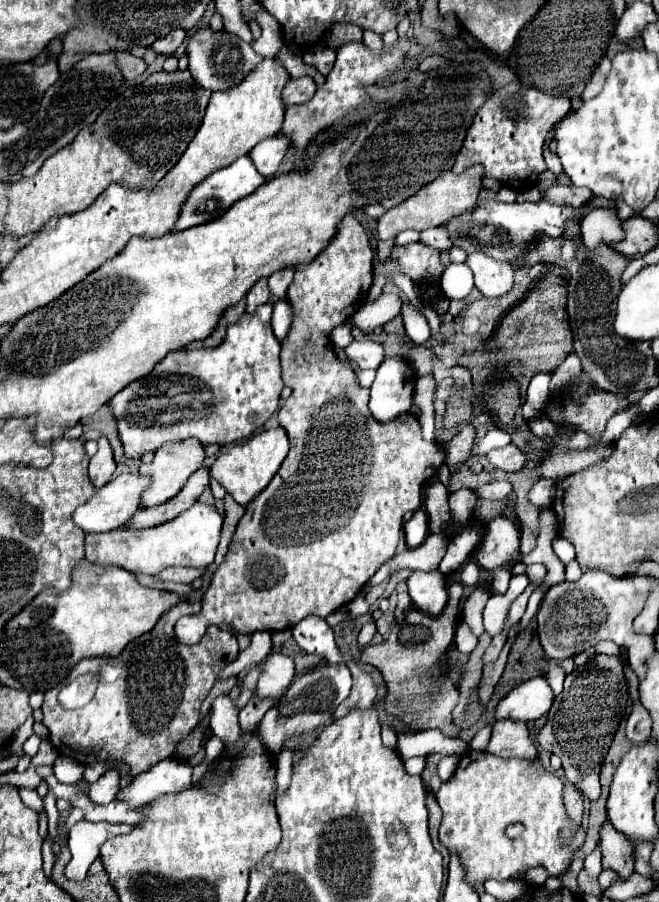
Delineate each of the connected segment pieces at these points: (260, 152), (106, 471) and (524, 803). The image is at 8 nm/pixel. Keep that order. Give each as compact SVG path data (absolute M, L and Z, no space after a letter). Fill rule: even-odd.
M284 136L266 138L250 150L250 160L262 176L274 176L274 172L278 170L288 146L290 146L290 142Z
M104 436L98 438L98 452L90 458L90 482L94 484L94 488L102 488L114 474L116 470L116 462L112 458L112 448L108 444L108 440Z
M468 750L460 758L452 778L442 782L440 790L436 792L436 800L444 812L444 818L440 824L440 844L448 848L450 854L458 854L460 864L464 868L466 882L470 886L484 884L486 880L504 882L510 878L520 878L534 866L546 868L550 876L560 876L562 872L568 870L574 852L578 852L578 848L582 848L586 840L586 830L582 826L574 826L570 844L562 842L560 832L572 826L572 820L564 808L562 792L564 792L564 782L558 776L540 768L538 758L510 760L510 758L490 756L490 752L486 750ZM514 822L522 822L524 832L518 838L508 838L506 826Z

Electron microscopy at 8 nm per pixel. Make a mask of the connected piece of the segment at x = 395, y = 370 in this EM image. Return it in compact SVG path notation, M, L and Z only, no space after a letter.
M386 358L376 380L370 386L370 414L378 422L390 422L396 416L408 412L412 404L414 372L404 358Z

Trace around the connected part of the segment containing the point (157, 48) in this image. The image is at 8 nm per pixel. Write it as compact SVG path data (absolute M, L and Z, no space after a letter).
M176 30L176 32L164 36L162 40L154 42L154 44L152 44L152 50L154 50L156 54L160 54L160 56L170 56L170 54L174 54L174 50L184 42L184 38L186 38L186 32L184 32L184 30Z

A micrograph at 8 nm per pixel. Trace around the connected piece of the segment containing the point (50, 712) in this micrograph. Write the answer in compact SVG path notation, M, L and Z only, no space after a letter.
M180 602L164 612L152 632L132 640L134 664L130 646L116 658L96 656L80 660L72 668L68 680L76 680L82 674L96 674L96 694L86 706L78 710L64 710L64 706L58 702L60 686L46 692L42 722L50 730L50 744L60 754L70 756L84 766L108 758L120 758L130 766L132 776L138 776L150 770L158 760L168 758L176 744L196 728L200 706L208 696L218 672L238 658L236 636L216 626L210 626L202 642L194 646L178 642L174 624L182 616L194 616L198 612L200 602Z

